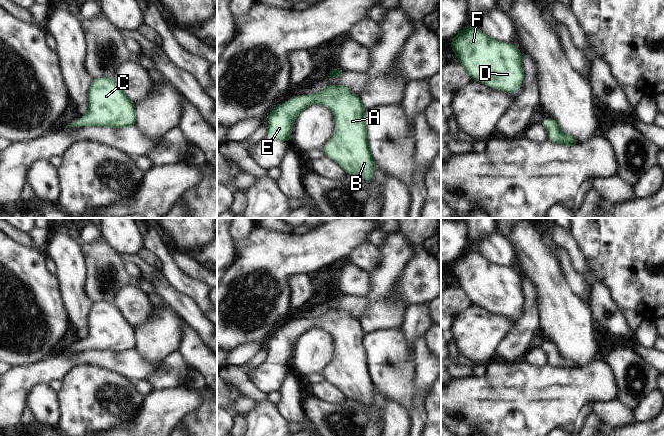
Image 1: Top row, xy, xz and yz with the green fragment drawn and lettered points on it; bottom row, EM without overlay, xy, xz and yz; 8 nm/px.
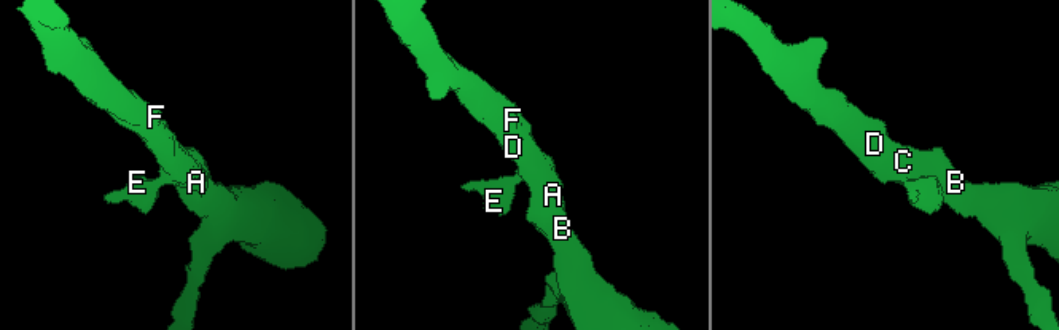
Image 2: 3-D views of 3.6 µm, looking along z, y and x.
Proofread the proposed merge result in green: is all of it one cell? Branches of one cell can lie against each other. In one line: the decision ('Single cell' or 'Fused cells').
Single cell.

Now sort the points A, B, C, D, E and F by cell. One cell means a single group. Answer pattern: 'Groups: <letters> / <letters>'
Groups: A B C D E F.

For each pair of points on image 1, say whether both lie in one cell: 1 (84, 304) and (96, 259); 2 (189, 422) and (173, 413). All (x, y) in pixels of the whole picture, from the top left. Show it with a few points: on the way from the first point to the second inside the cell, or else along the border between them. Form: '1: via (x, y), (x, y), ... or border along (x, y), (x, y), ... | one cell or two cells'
1: border along (87, 270), (85, 293), (92, 303) | two cells
2: border along (203, 404), (197, 410), (189, 413), (182, 423) | two cells

